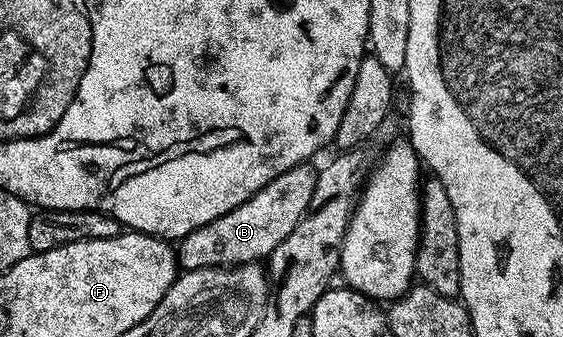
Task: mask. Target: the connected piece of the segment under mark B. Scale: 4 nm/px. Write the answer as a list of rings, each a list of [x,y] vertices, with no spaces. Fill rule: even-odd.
[[[304,162],[285,170],[241,206],[229,210],[221,218],[193,230],[177,244],[177,264],[192,272],[198,268],[221,268],[236,264],[254,264],[270,257],[271,251],[302,222],[307,215],[311,199],[315,197],[316,169]],[[263,256],[263,257],[262,257]]]

